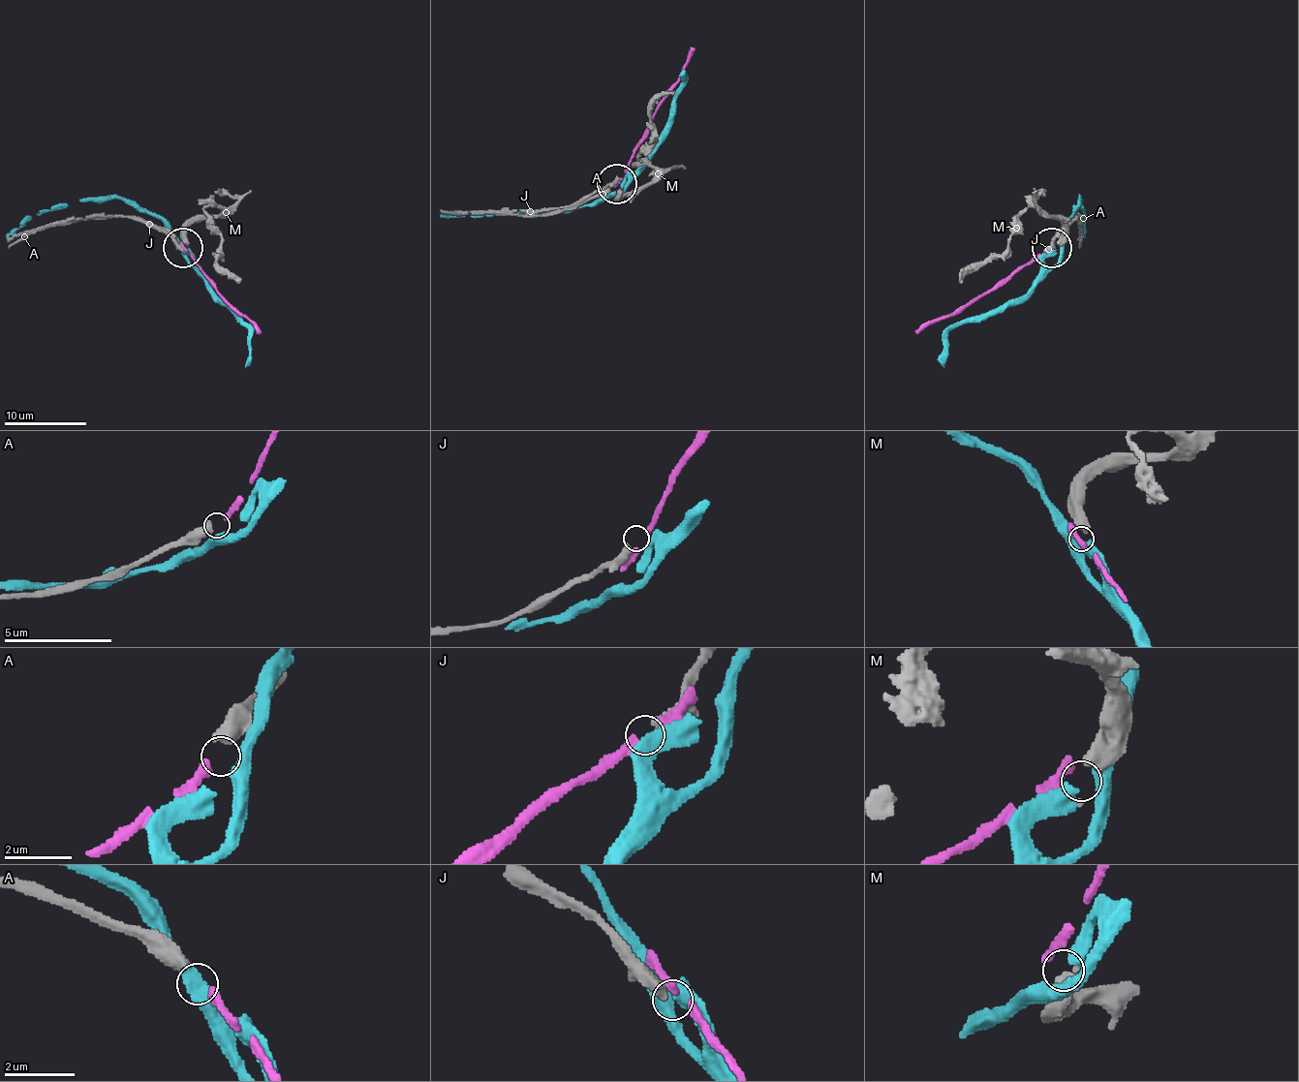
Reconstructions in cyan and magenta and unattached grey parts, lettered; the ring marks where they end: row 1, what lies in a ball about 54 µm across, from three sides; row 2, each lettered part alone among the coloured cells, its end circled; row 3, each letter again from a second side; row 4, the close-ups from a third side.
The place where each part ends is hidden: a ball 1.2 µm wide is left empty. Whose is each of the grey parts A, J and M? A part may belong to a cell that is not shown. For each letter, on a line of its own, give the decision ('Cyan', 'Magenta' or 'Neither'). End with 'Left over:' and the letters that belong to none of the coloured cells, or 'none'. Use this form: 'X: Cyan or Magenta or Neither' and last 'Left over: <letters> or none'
A: Magenta
J: Neither
M: Cyan
Left over: J

